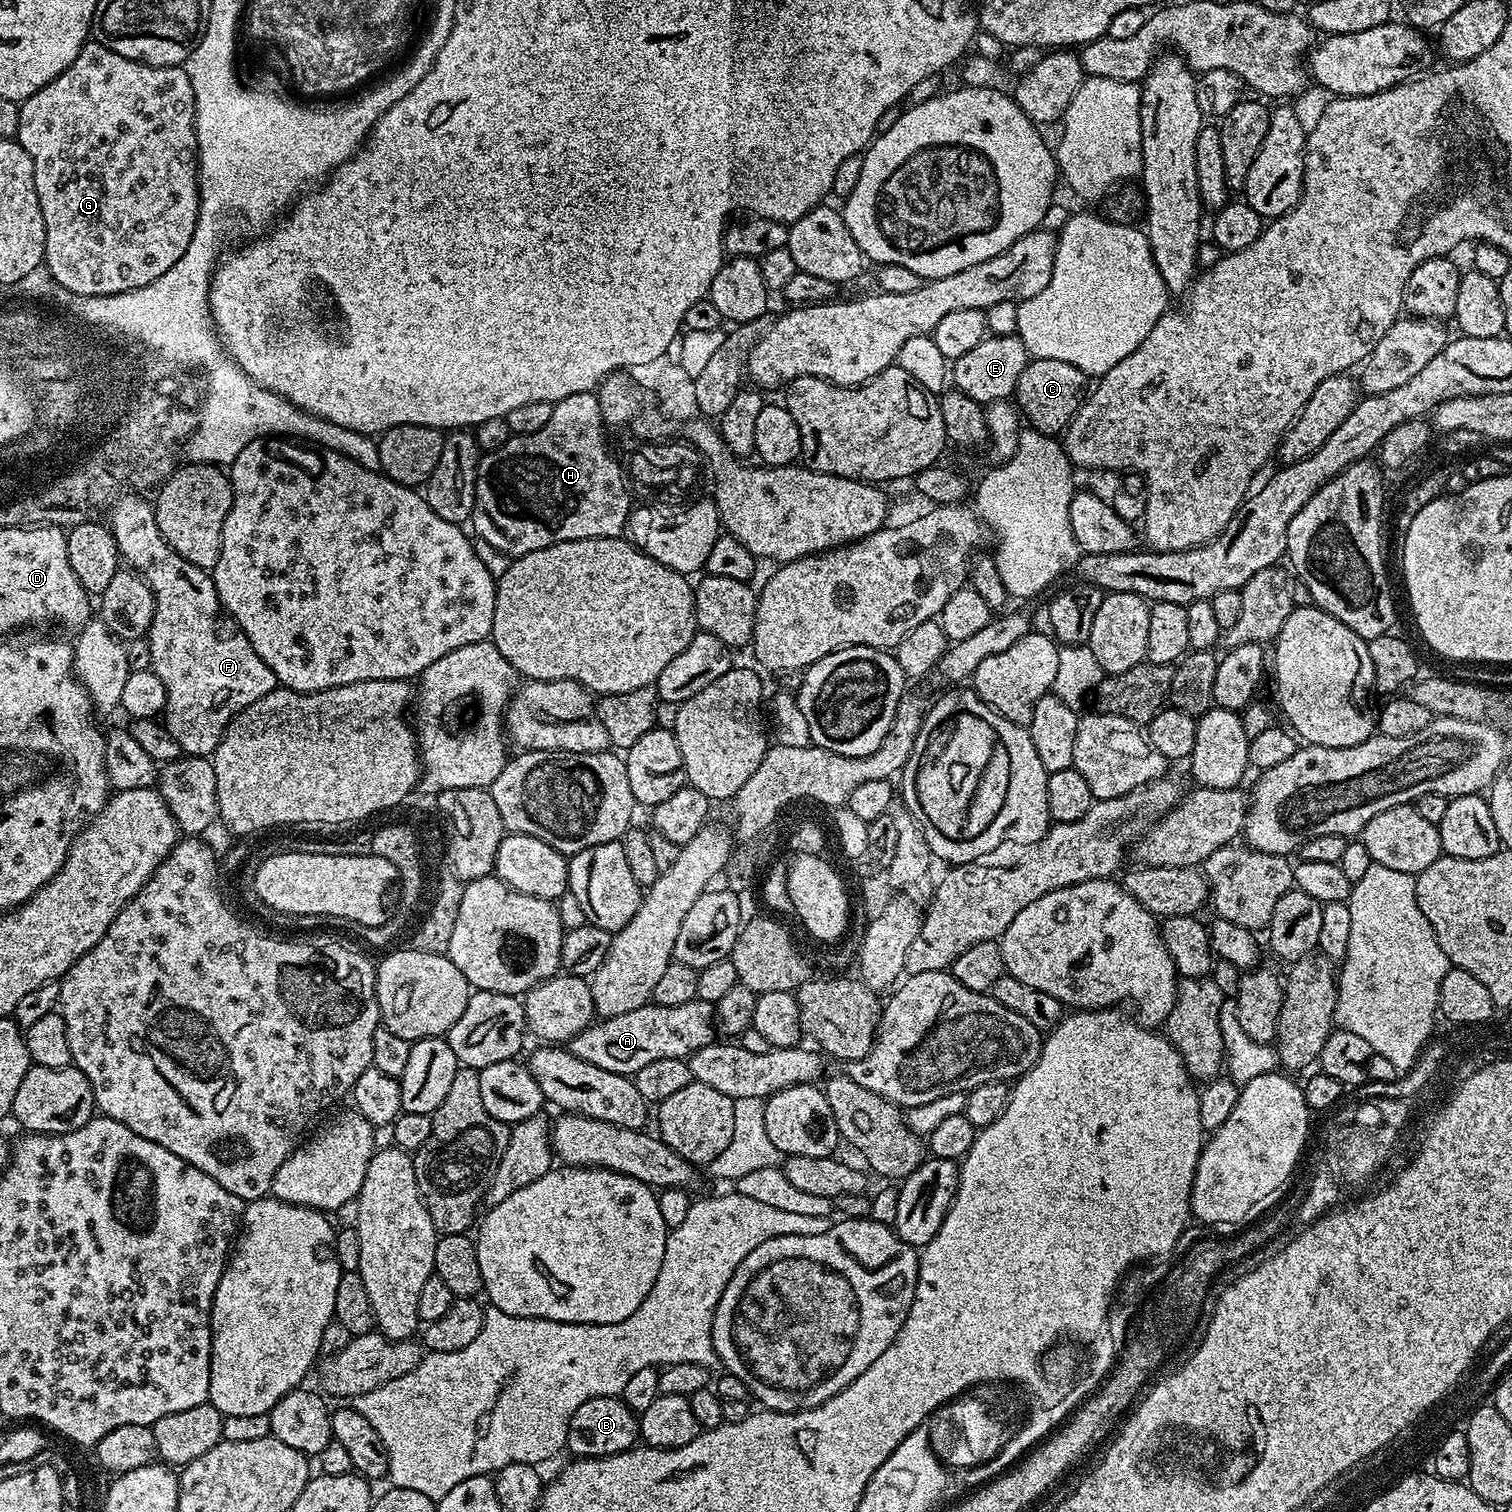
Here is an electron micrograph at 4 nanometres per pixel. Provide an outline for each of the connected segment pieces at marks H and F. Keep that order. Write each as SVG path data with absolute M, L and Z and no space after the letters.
M595 391L570 394L570 398L553 403L550 422L546 422L538 434L513 435L506 446L483 453L478 466L476 509L472 512L471 531L476 531L487 547L511 558L525 556L558 542L620 536L625 531L634 501L628 493L630 484L621 461L619 464L608 453L604 431L606 425L599 395Z
M140 494L121 495L111 505L112 520L110 519L110 527L114 538L118 542L118 550L120 551L123 563L131 568L132 571L140 573L154 594L154 618L152 619L152 625L146 639L149 642L150 658L152 659L150 670L154 674L158 674L158 678L162 678L162 686L166 686L166 706L162 713L163 726L169 732L169 736L177 742L183 755L208 758L211 757L212 753L220 745L220 739L223 738L224 730L228 727L228 723L242 710L246 710L246 706L258 702L258 698L270 694L277 688L276 675L274 674L274 670L270 670L270 666L266 666L266 662L262 662L262 658L258 658L258 650L254 650L254 646L250 646L250 638L246 638L246 634L236 624L236 621L222 611L220 599L218 598L218 590L216 589L216 583L212 580L211 571L207 568L194 566L194 562L186 562L186 558L182 558L182 554L178 554L168 545L166 538L162 538L162 530L158 530L155 507L149 501L147 504L143 498L145 497Z

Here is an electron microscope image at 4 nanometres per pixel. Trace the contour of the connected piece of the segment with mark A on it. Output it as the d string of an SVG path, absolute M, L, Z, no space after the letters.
M694 999L682 1006L658 1006L649 1002L638 1006L638 1010L629 1010L626 1014L597 1019L587 1028L583 1028L574 1039L567 1041L566 1048L572 1052L574 1058L580 1058L582 1062L591 1062L601 1070L610 1070L614 1074L631 1078L649 1062L658 1062L662 1058L685 1059L702 1046L713 1043L717 1036L718 1025L714 1008L705 1000Z

